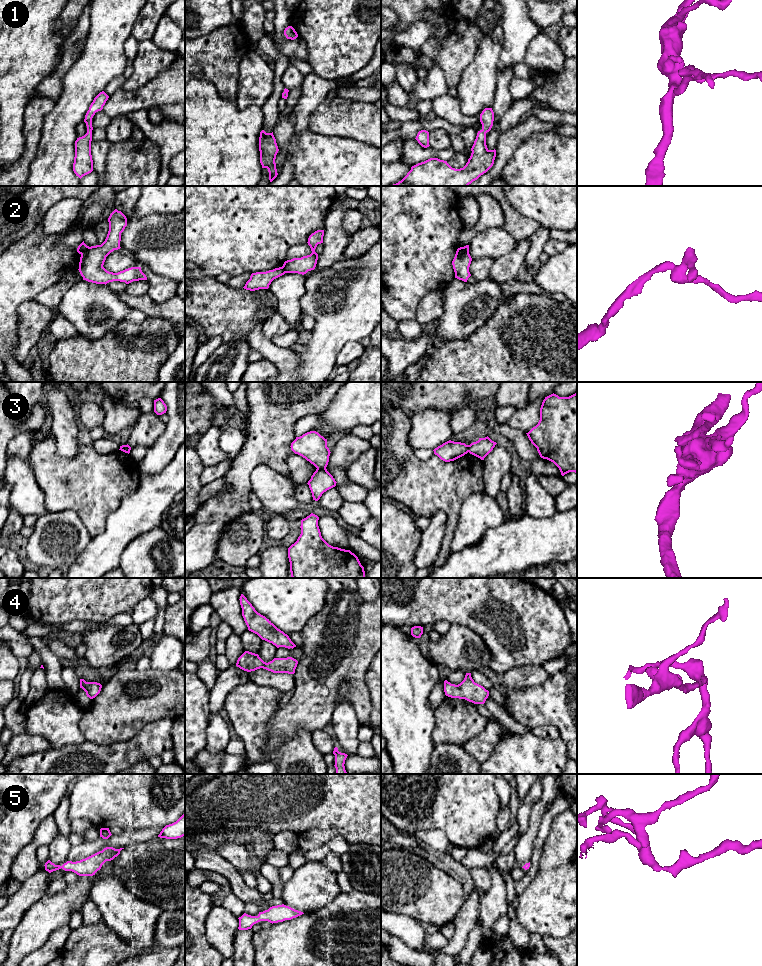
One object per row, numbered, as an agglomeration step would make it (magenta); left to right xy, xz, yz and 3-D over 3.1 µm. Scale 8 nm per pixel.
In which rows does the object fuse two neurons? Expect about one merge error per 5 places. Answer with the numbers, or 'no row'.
2, 3

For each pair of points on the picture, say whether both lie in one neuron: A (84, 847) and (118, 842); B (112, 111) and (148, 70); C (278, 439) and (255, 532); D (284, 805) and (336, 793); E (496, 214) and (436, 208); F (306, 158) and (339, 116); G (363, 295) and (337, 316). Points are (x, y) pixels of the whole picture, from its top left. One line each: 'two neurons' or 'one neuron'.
A: one neuron
B: two neurons
C: two neurons
D: one neuron
E: two neurons
F: two neurons
G: one neuron

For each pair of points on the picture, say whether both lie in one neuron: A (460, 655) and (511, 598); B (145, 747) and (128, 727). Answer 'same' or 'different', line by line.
A: different
B: different

